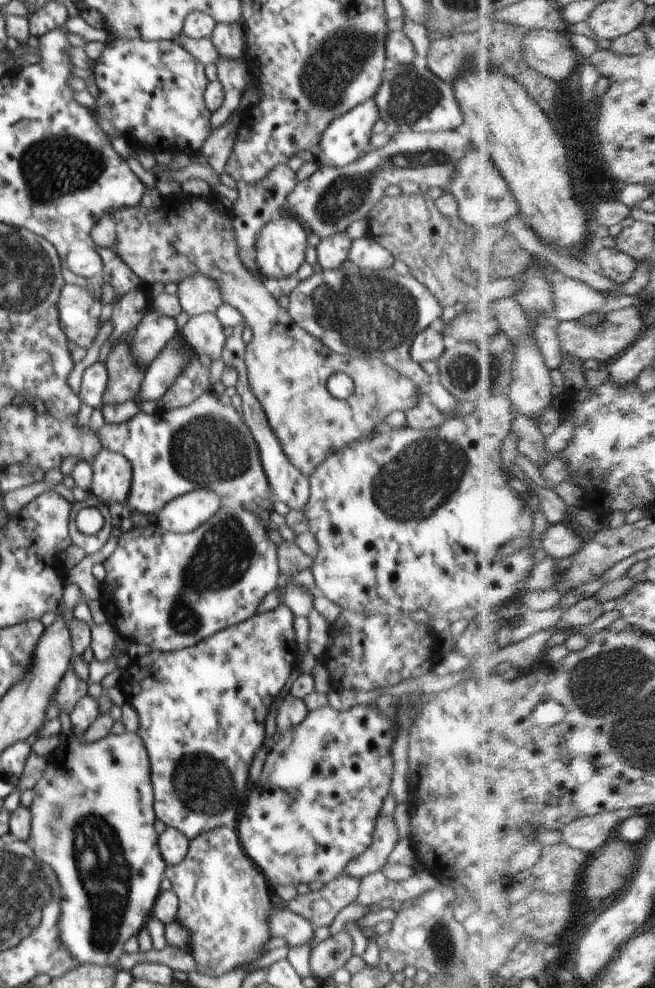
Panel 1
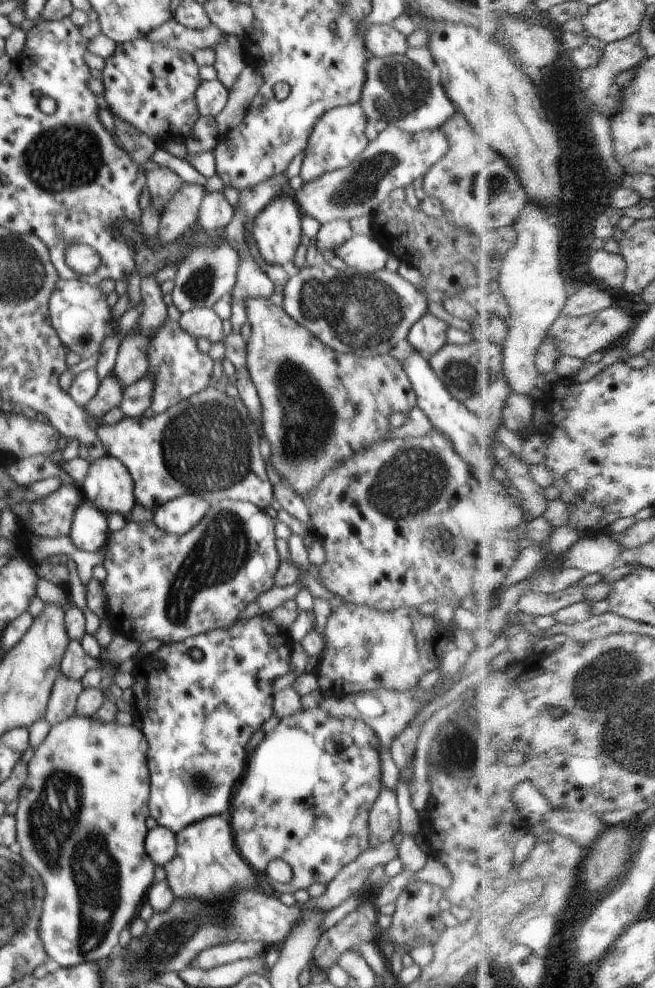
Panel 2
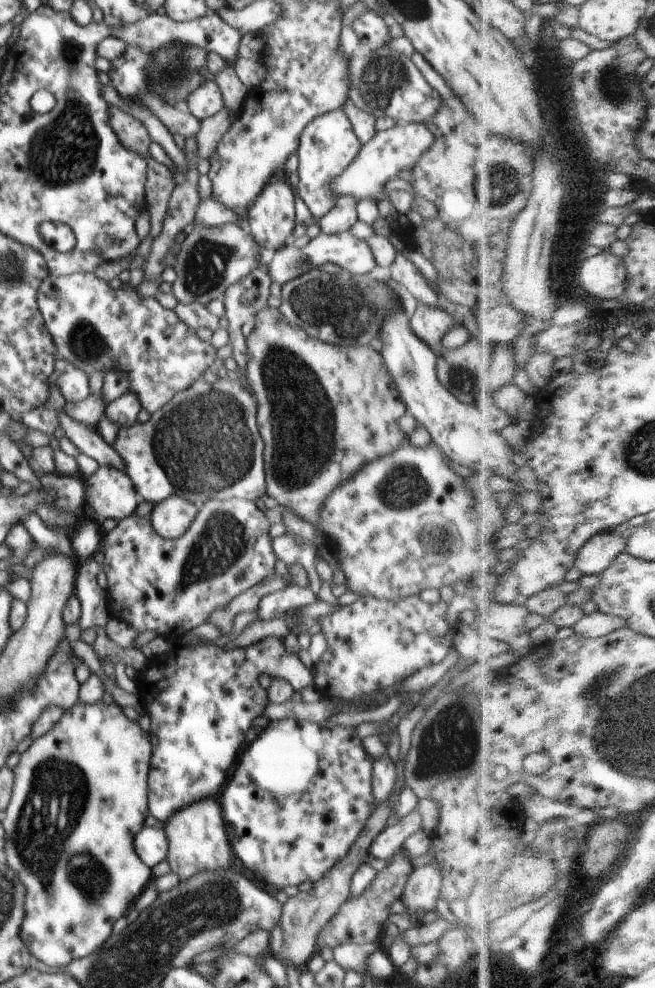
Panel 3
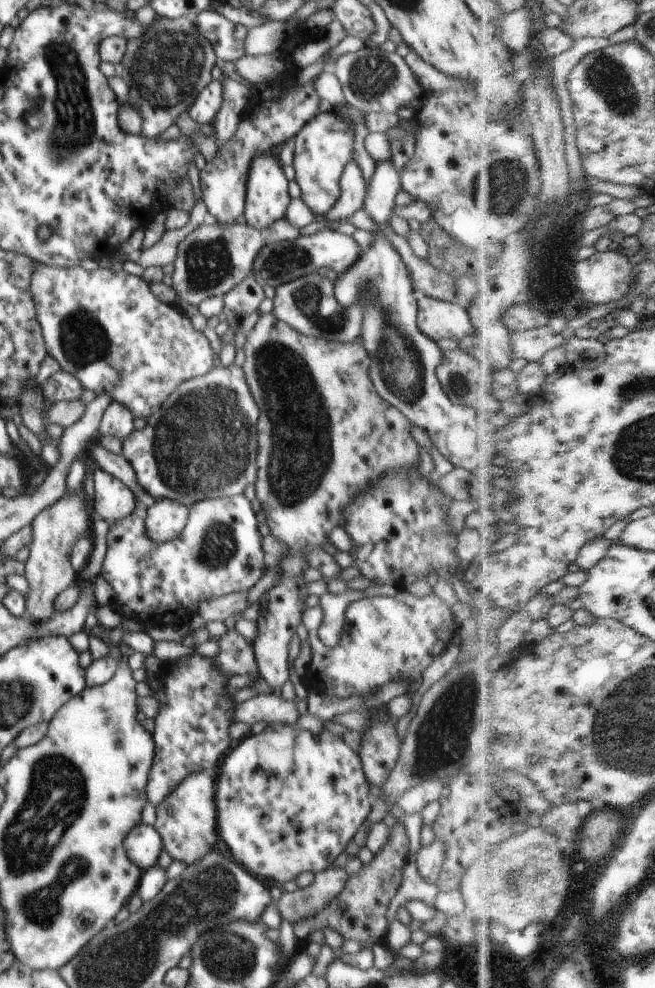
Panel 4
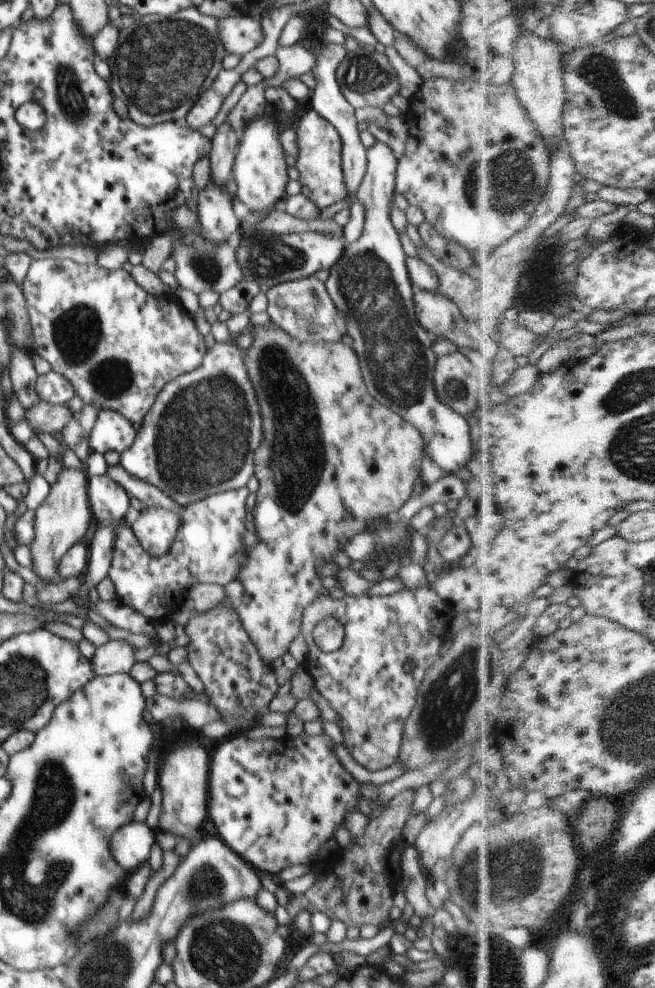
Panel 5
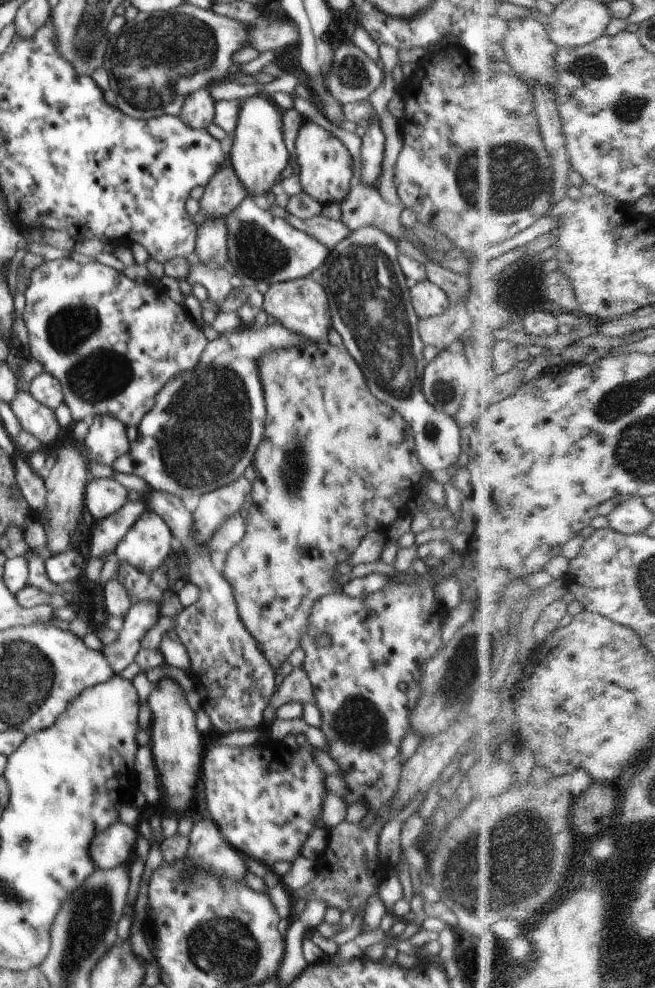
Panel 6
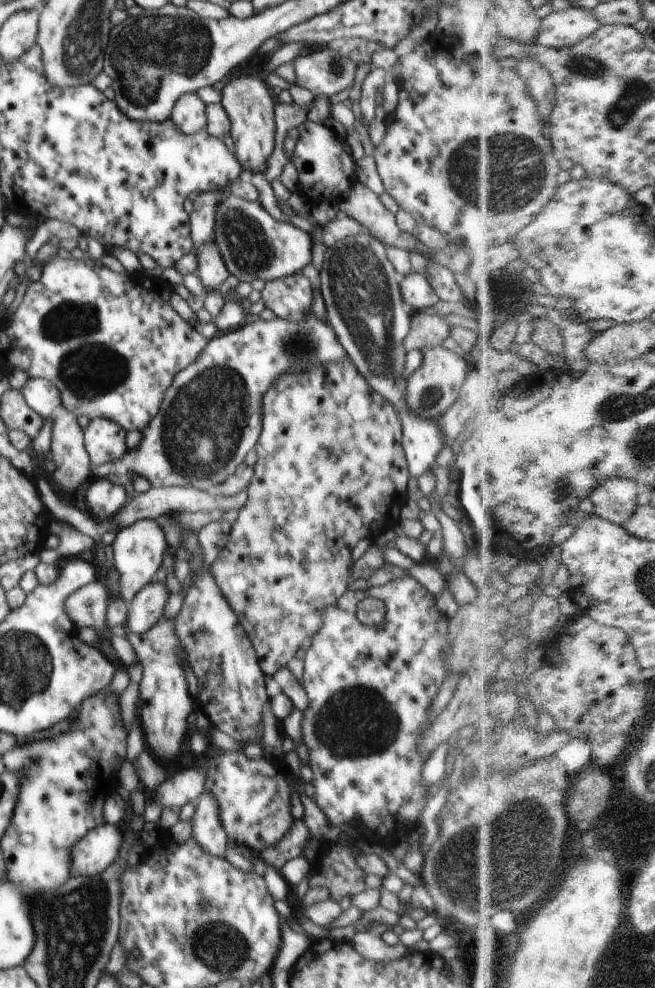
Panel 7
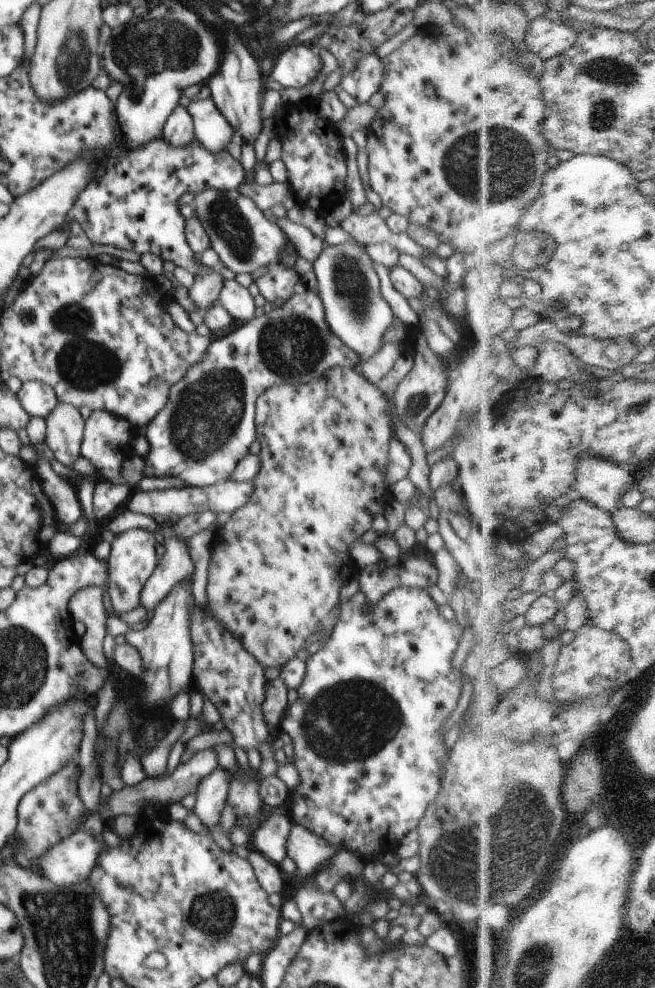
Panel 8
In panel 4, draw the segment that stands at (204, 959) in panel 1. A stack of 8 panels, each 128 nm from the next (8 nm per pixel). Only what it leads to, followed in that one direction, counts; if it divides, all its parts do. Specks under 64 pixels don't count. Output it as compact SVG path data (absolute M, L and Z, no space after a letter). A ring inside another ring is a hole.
M206 770L192 772L170 792L156 809L154 828L160 834L164 849L172 860L184 862L186 866L196 864L206 854L216 851L218 836L215 804L215 776Z

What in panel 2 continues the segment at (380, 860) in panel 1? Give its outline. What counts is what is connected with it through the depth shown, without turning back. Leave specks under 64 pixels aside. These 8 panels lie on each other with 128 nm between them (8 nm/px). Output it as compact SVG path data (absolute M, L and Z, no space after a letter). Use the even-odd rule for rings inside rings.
M382 784L378 799L369 813L369 846L379 846L399 832L396 791Z

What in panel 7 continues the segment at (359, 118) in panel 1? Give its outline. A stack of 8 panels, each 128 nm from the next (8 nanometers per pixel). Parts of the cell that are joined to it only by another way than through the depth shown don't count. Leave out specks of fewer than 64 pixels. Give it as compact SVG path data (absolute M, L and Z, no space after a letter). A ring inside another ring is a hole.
M309 119L303 122L291 161L299 174L298 192L311 206L322 202L337 206L344 194L357 182L354 173L355 155L349 154L345 145L347 142L336 131L327 128L323 122L315 123Z

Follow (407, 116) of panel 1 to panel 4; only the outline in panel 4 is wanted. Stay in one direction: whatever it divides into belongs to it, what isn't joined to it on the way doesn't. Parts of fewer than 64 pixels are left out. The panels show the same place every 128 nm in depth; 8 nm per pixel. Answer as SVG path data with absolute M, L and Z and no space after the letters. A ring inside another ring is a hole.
M375 45L365 46L353 53L338 57L331 71L340 81L346 102L360 112L399 113L405 106L412 106L416 112L424 105L427 91L418 82L414 72L395 50L384 50Z

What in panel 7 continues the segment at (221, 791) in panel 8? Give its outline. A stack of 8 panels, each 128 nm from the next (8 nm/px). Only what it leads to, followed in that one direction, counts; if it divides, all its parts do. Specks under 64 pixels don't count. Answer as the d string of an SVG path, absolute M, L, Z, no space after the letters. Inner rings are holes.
M203 791L196 804L192 821L192 838L206 854L226 858L228 835L220 820L218 802L210 792Z

